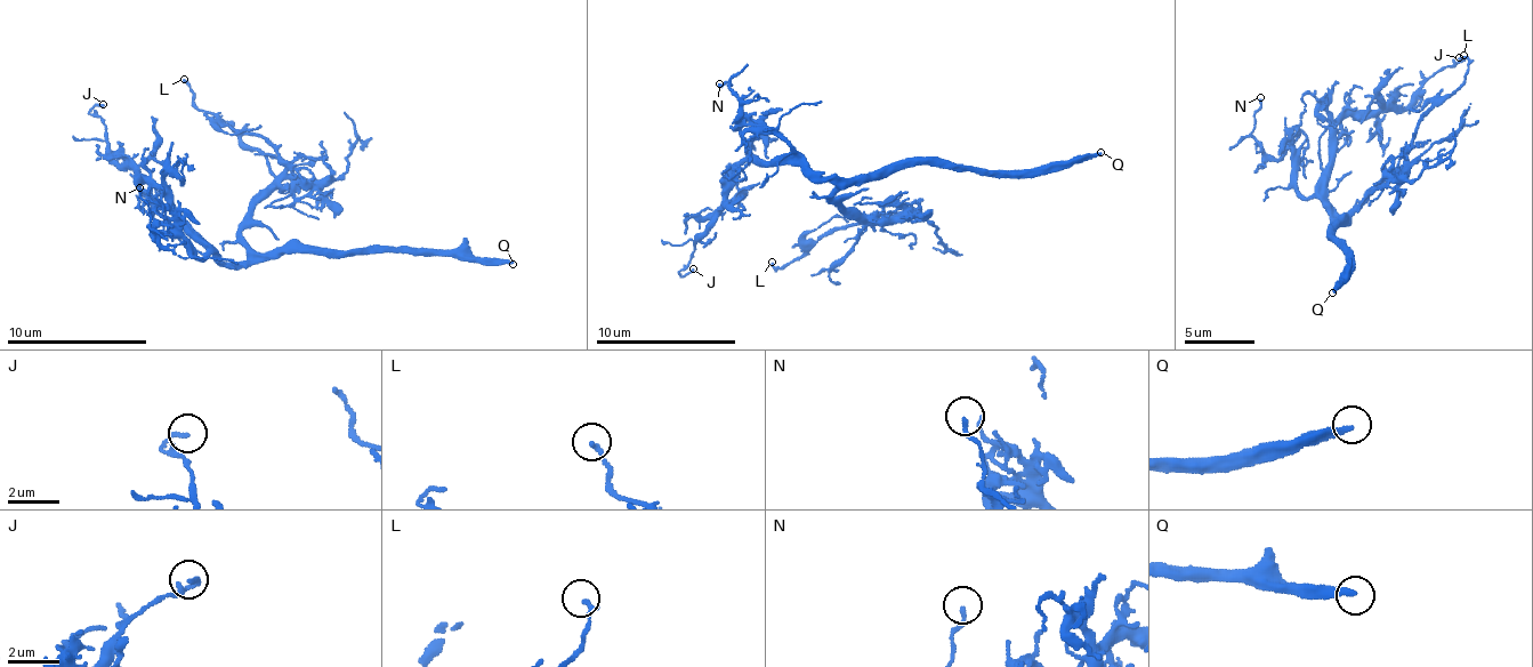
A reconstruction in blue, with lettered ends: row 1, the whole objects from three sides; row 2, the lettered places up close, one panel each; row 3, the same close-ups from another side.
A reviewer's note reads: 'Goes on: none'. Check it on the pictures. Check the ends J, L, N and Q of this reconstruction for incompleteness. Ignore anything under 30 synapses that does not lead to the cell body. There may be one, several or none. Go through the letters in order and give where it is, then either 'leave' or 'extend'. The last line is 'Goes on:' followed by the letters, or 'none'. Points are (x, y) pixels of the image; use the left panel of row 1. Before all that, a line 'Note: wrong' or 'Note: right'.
Note: wrong
J: place (103, 104); leave
L: place (184, 79); leave
N: place (139, 187); leave
Q: place (513, 264); extend
Goes on: Q

